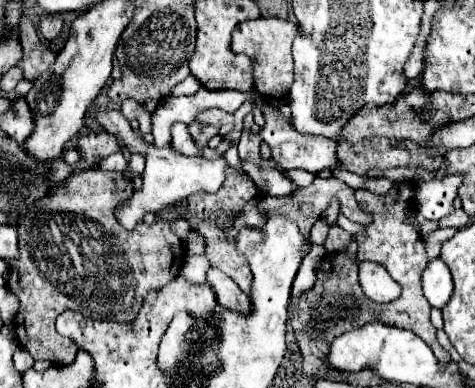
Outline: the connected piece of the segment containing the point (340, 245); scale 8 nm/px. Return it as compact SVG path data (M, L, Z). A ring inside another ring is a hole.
M330 225L330 233L328 233L328 239L326 239L324 247L326 247L328 253L334 253L334 251L340 251L340 249L346 249L350 239L352 239L352 235L346 233L342 227Z

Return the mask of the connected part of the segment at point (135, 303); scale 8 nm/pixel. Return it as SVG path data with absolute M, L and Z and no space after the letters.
M84 169L70 175L62 183L62 187L54 187L52 191L48 191L46 197L42 197L28 209L26 215L16 221L20 255L6 261L10 267L8 289L20 299L20 309L14 319L16 337L20 345L34 357L34 361L66 365L70 363L70 359L75 359L77 345L70 338L58 335L54 327L56 317L62 311L70 309L96 319L130 323L132 319L136 319L146 291L162 289L180 273L186 253L182 249L182 241L170 231L170 223L162 221L156 215L156 223L140 223L132 233L128 233L116 221L116 205L124 201L124 197L128 197L132 189L132 181L122 177L118 171Z

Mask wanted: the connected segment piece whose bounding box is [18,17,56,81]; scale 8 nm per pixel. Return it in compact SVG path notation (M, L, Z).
M22 17L20 39L22 39L22 47L24 47L24 57L18 63L18 67L24 71L24 79L36 81L42 73L46 73L50 69L50 65L56 59L56 53L52 53L50 49L46 49L42 45L42 41L28 17Z

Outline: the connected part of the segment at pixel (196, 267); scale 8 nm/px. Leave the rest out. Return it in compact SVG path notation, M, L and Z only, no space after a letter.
M192 255L192 257L188 257L182 273L192 283L204 283L208 269L210 269L210 261L208 261L206 255Z

